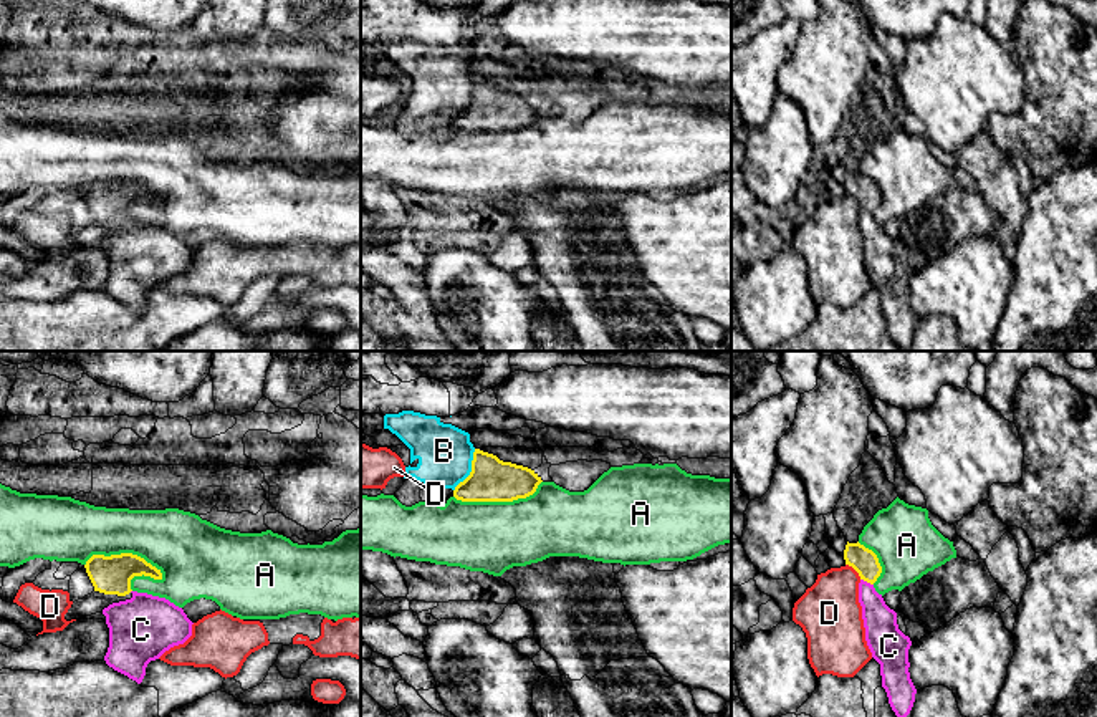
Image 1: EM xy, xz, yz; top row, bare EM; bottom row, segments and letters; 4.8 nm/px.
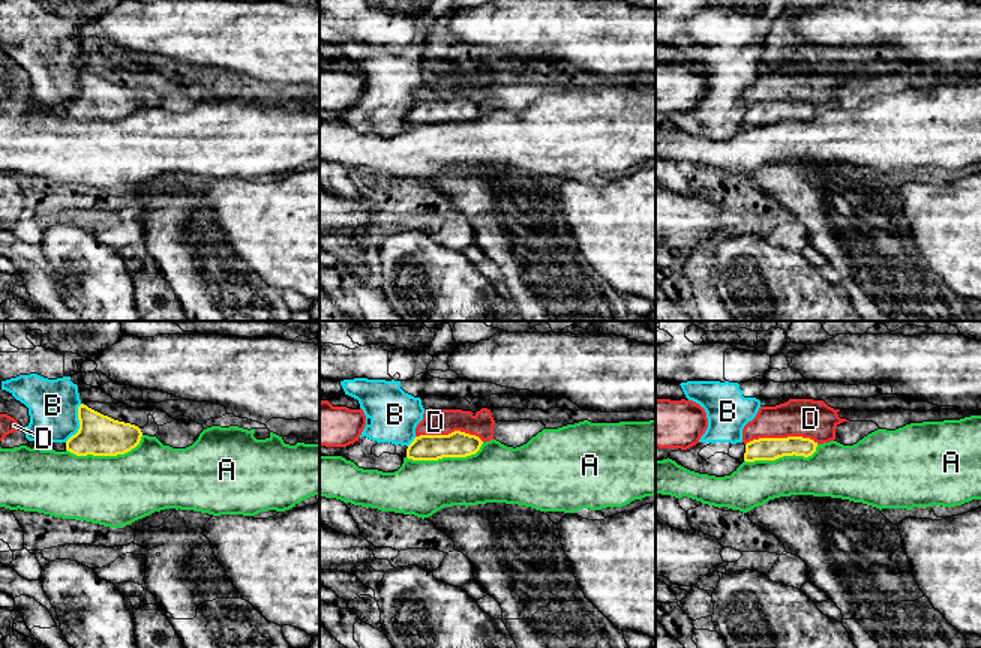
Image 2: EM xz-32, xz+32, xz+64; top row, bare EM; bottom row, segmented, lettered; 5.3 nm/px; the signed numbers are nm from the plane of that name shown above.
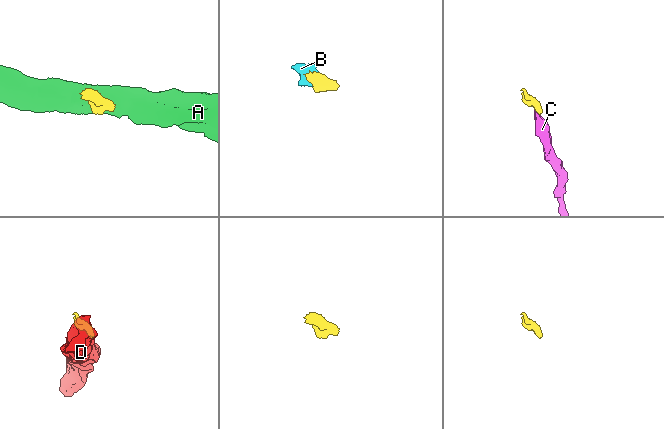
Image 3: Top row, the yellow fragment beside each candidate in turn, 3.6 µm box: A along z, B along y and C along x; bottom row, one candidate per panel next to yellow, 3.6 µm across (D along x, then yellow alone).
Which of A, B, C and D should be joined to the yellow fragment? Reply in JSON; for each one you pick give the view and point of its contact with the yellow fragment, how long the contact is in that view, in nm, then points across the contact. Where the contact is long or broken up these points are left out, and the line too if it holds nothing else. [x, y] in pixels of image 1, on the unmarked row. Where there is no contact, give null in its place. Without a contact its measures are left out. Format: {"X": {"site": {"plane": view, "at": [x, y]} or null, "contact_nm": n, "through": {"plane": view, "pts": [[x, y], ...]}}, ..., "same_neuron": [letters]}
{"C": {"site": {"plane": "yz", "at": [867, 211]}, "contact_nm": 70, "through": {"plane": "yz", "pts": [[862, 189], [867, 194], [867, 211], [867, 226], [881, 254]]}}, "same_neuron": ["C"]}

